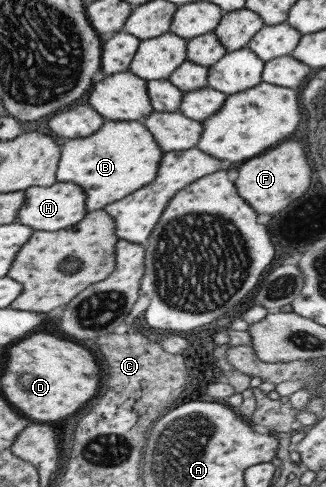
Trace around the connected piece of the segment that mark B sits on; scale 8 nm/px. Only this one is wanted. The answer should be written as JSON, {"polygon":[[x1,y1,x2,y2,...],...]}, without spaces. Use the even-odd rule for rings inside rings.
{"polygon":[[139,120,104,121,96,133,82,139,70,139,62,145,56,181,80,185,86,193,88,211,102,209,110,201,118,201,154,179,162,151,140,123]]}

